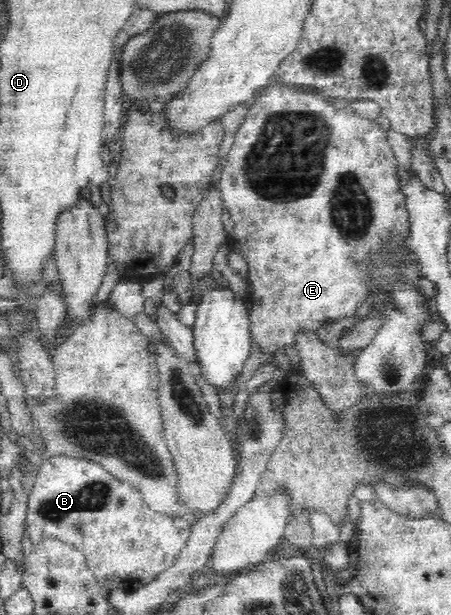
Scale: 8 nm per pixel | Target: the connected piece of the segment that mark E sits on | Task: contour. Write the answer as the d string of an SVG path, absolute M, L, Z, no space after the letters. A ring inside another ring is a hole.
M269 83L264 87L262 95L255 97L248 104L244 123L238 127L234 136L235 140L226 155L224 169L221 169L220 177L223 209L230 212L232 221L234 221L234 229L228 235L228 241L231 249L234 249L246 260L246 265L249 268L248 277L253 289L248 296L252 345L258 347L258 351L262 351L262 355L274 355L274 353L282 351L284 347L293 345L293 341L300 331L315 331L317 333L318 329L332 321L355 315L360 303L366 299L366 289L360 283L360 269L366 261L366 255L370 249L387 241L386 235L388 233L401 233L402 237L410 233L408 209L405 205L404 194L400 192L398 185L398 163L388 143L383 122L360 117L349 107L335 107L327 97L319 93L299 90L285 84Z

